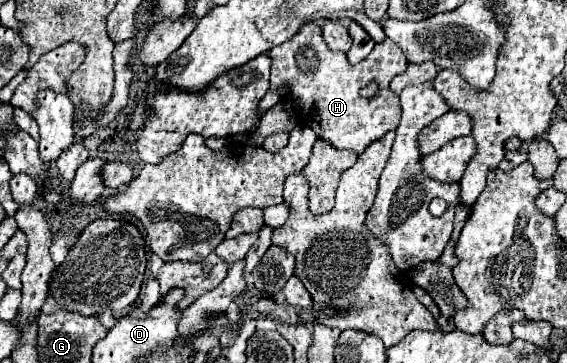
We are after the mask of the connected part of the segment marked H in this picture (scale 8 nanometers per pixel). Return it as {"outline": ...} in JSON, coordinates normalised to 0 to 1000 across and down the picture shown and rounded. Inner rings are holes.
{"outline":[[[543,61],[519,105],[480,132],[473,154],[480,160],[476,248],[501,237],[501,264],[522,275],[522,298],[533,309],[543,303],[533,336],[547,347],[564,386],[575,386],[589,408],[614,408],[635,424],[660,386],[670,386],[681,364],[702,353],[709,298],[705,270],[688,248],[688,226],[698,204],[716,198],[723,171],[688,105],[663,121],[653,154],[635,176],[617,176],[607,143],[586,143],[575,127],[564,66]],[[653,226],[667,231],[667,259],[656,270],[635,270],[635,248]]]}

